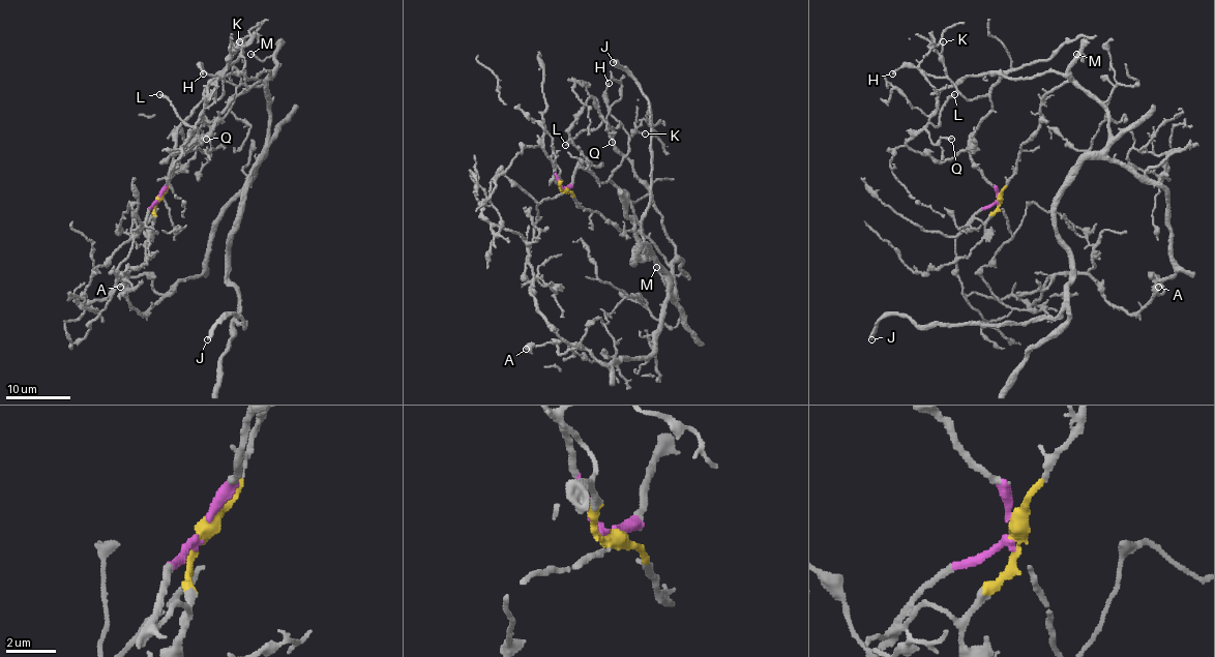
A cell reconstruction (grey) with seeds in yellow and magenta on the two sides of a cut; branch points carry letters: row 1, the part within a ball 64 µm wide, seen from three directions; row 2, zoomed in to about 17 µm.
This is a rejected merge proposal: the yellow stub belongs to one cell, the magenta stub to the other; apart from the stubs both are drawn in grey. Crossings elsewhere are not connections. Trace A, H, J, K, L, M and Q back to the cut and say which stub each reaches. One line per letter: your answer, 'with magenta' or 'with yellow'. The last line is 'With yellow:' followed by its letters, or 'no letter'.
A: with yellow
H: with magenta
J: with yellow
K: with magenta
L: with yellow
M: with yellow
Q: with yellow
With yellow: A, J, L, M, Q

